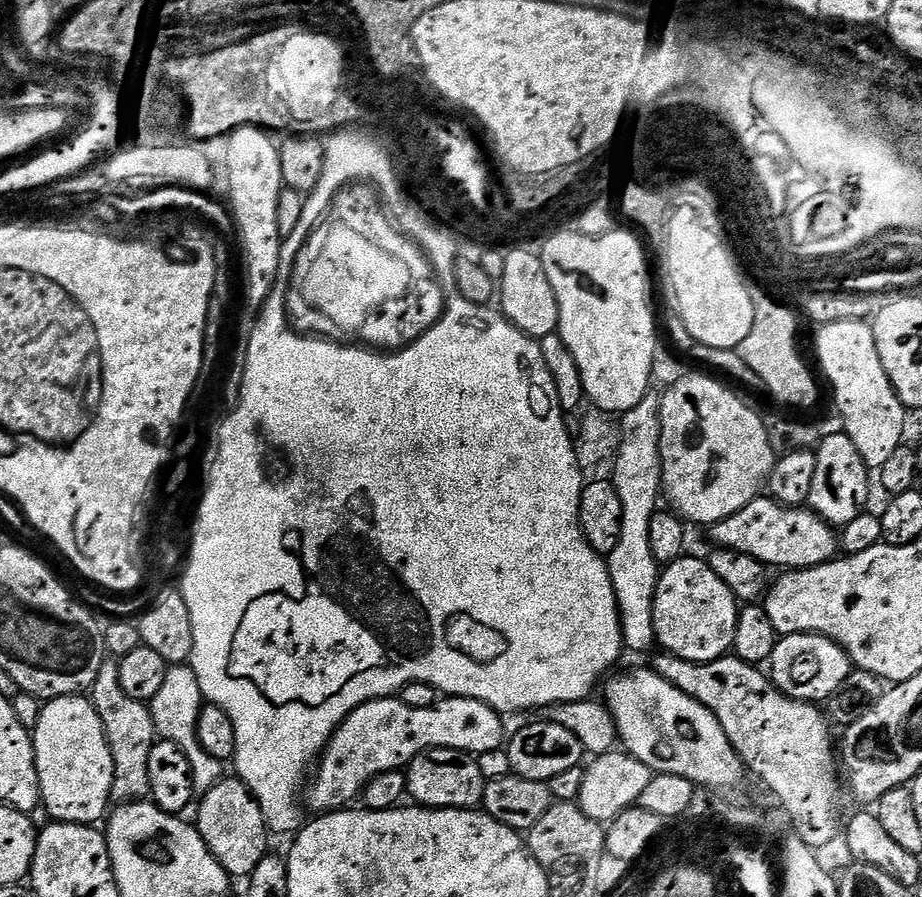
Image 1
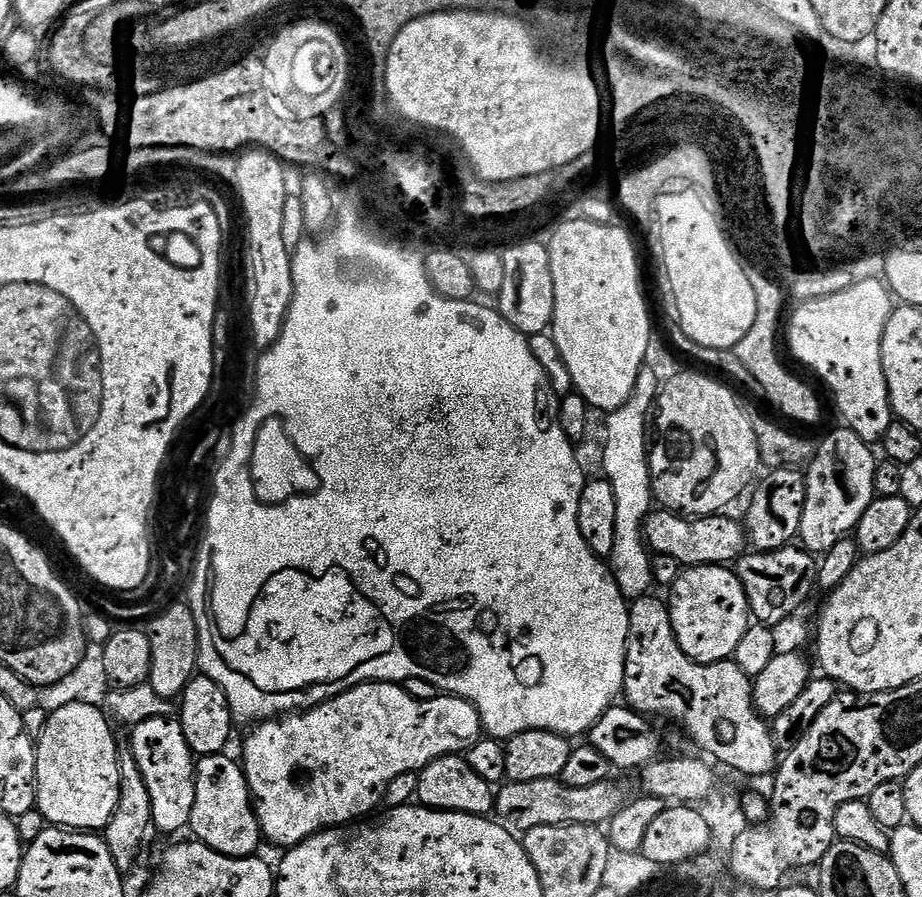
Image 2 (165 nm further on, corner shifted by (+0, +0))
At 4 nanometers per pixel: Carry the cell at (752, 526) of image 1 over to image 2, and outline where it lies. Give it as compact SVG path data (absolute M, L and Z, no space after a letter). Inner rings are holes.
M667 510L649 512L644 519L644 539L655 555L669 556L681 566L694 568L703 564L731 565L745 555L750 544L745 525L731 520L728 514L685 518Z

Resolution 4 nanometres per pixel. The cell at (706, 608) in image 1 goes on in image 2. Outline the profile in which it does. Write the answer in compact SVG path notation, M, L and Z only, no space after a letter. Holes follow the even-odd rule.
M703 564L697 568L688 566L670 586L670 592L672 600L667 601L670 622L674 626L678 646L682 646L687 656L700 664L713 664L719 660L735 657L738 642L742 642L742 634L746 634L746 630L750 627L746 590L736 577L735 571L731 567L718 564Z

